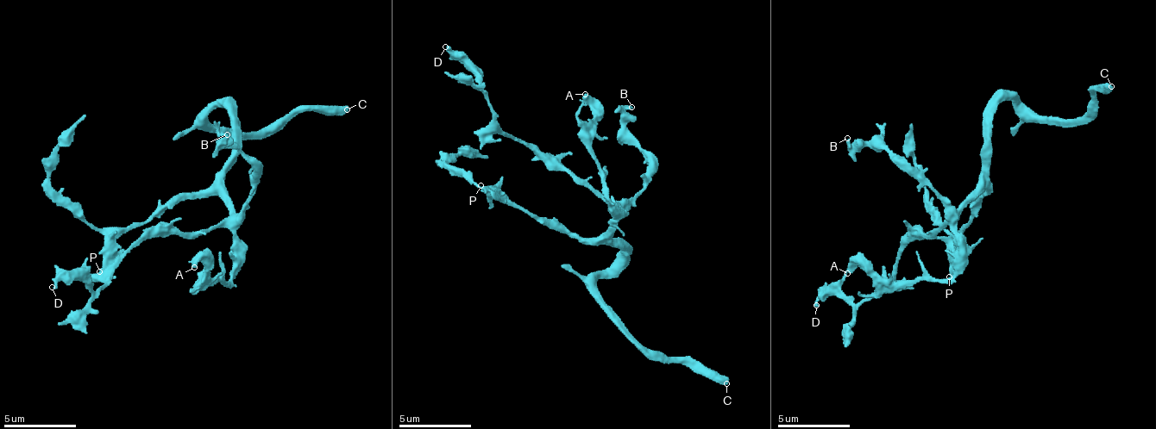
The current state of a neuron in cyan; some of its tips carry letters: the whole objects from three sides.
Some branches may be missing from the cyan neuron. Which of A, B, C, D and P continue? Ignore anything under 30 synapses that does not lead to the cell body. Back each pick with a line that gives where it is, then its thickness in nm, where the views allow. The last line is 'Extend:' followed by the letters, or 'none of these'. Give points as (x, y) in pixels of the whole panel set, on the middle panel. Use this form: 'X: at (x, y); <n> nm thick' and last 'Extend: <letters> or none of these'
C: at (726, 383); 500 nm thick
Extend: C

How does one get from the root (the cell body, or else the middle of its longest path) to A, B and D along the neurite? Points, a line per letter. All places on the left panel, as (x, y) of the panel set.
A: (223, 187), (223, 201), (235, 228), (235, 275), (227, 282), (207, 278), (198, 261), (194, 267)
B: (223, 187), (223, 197), (239, 214), (241, 206), (254, 190), (250, 163), (224, 138), (223, 141), (227, 134)
D: (223, 187), (228, 217), (216, 227), (197, 233), (150, 233), (97, 289), (84, 281), (60, 280), (52, 287)

